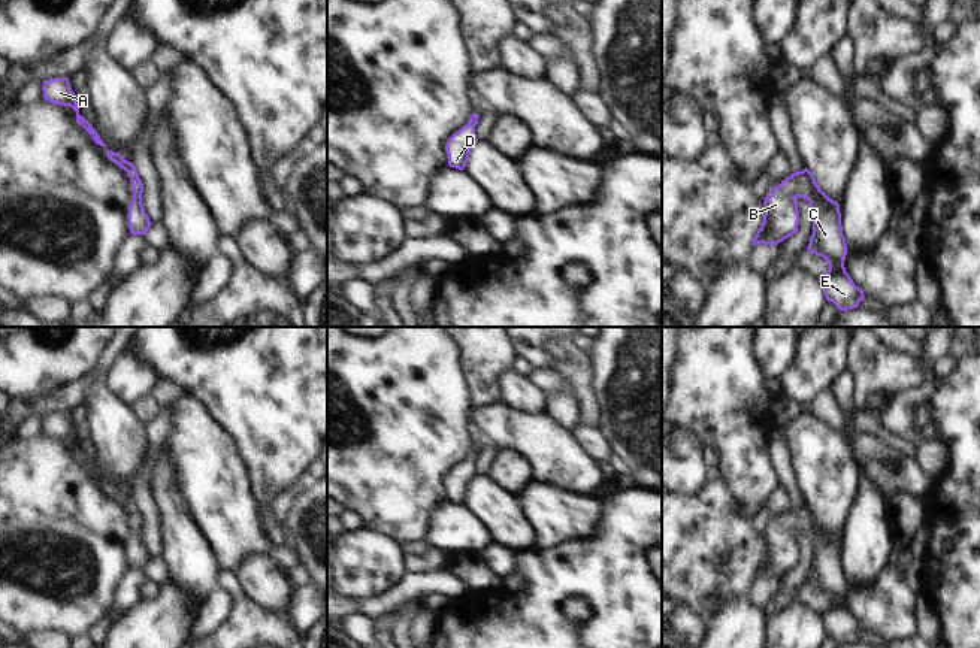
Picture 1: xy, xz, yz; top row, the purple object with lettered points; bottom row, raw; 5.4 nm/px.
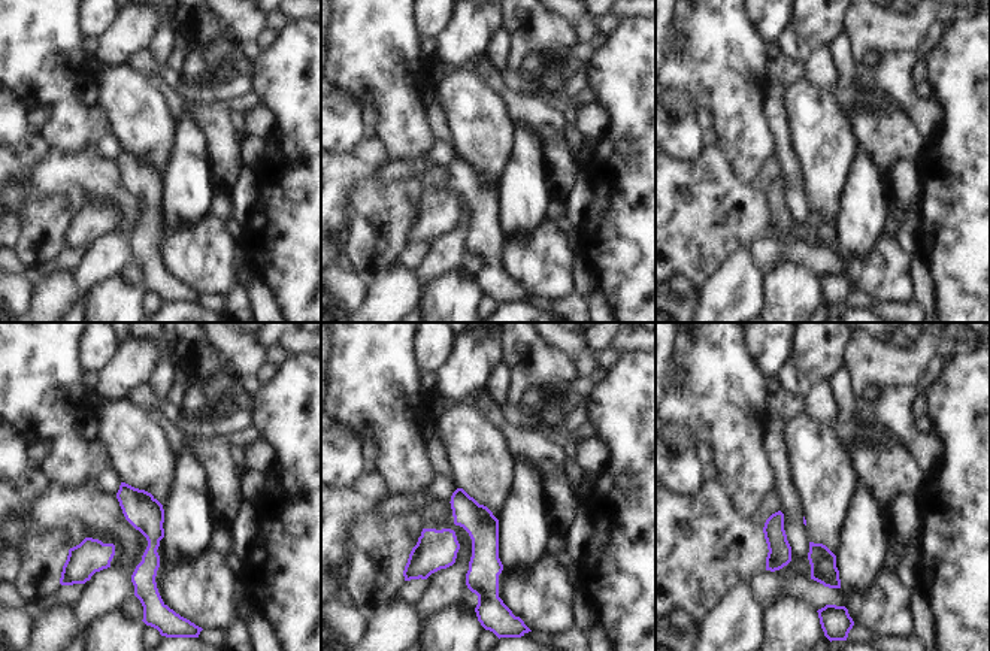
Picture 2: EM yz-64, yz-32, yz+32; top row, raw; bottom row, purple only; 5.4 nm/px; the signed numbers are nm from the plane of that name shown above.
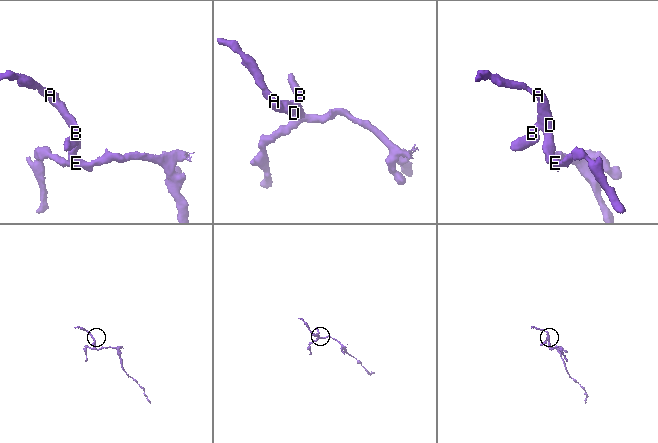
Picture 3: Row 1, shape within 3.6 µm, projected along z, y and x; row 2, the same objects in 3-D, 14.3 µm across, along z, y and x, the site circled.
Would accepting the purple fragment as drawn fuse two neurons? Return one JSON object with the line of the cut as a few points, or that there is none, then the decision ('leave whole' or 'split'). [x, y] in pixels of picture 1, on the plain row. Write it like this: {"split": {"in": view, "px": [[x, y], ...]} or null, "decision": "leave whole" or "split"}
{"split": null, "decision": "leave whole"}

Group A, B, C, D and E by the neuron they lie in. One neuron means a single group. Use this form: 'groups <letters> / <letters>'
groups A B C D E

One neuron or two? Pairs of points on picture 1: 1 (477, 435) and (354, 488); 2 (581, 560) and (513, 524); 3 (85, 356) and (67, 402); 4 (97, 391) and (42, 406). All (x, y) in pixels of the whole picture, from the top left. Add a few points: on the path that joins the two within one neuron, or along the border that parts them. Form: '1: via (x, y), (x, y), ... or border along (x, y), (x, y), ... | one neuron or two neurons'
1: border along (471, 418), (469, 429), (474, 447) | two neurons
2: border along (522, 550), (529, 551) | two neurons
3: border along (79, 381), (44, 397) | two neurons
4: border along (91, 377), (88, 397), (82, 405) | two neurons

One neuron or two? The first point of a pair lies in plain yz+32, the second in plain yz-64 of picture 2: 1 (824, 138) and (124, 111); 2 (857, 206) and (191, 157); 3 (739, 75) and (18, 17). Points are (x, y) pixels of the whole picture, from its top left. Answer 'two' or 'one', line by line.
1: one
2: one
3: one

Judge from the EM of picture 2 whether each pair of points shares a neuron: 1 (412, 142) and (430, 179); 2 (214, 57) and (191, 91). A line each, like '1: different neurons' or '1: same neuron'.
1: different neurons
2: different neurons

